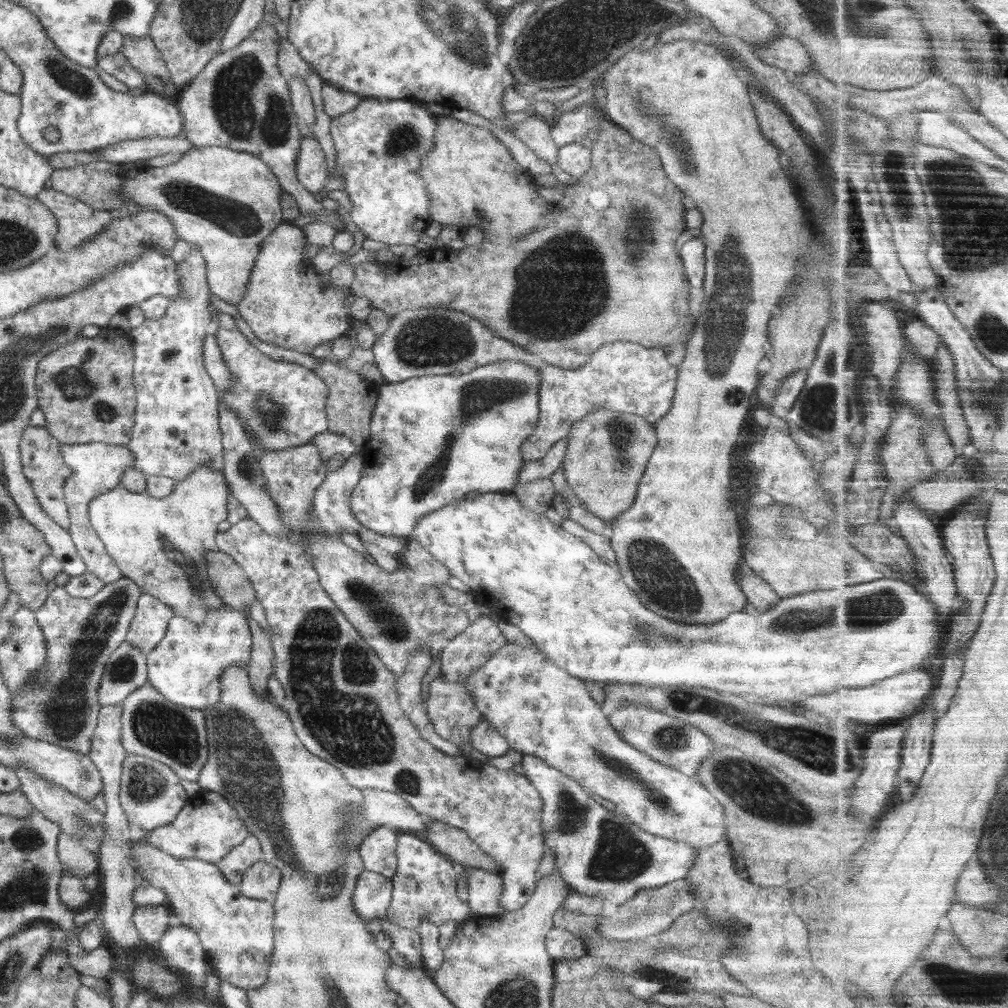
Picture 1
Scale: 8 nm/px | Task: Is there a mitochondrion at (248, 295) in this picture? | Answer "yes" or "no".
no

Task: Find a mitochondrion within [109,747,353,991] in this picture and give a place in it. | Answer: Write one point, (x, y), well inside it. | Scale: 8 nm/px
(145, 784)

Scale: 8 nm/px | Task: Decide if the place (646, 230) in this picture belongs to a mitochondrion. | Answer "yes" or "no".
yes

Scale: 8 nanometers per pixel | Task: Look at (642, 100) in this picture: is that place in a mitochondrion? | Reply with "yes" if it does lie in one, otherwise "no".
yes

